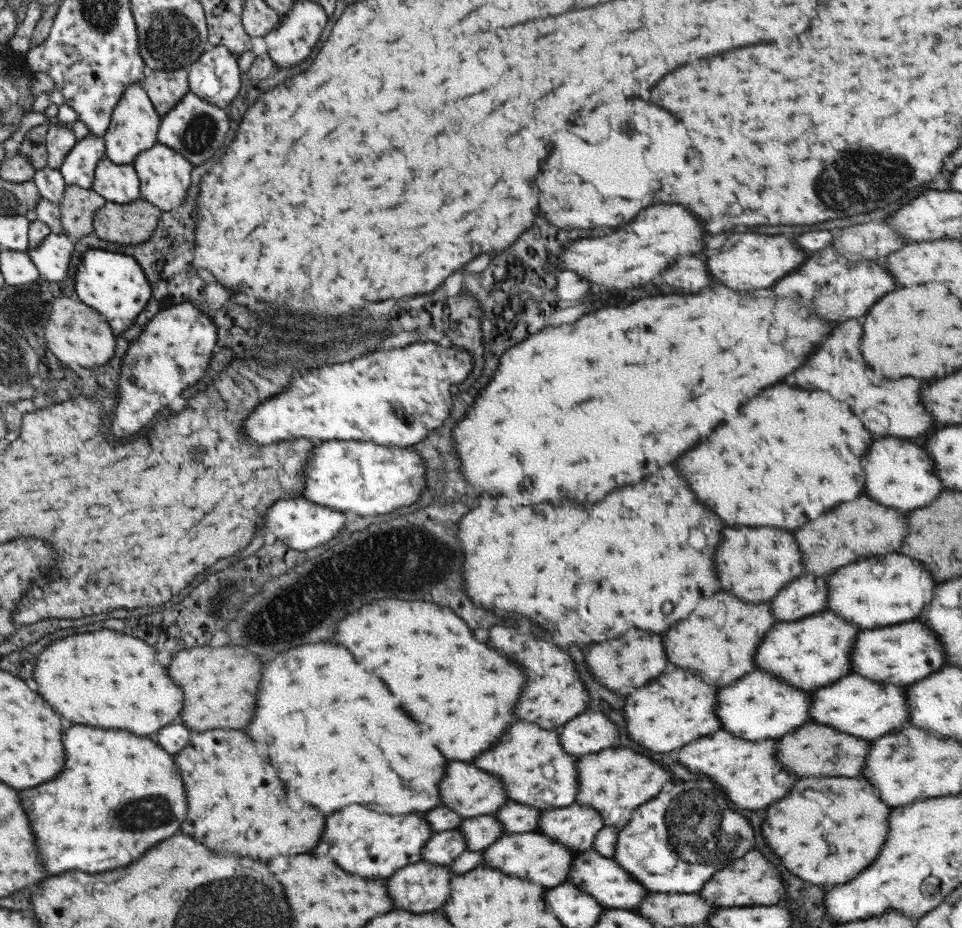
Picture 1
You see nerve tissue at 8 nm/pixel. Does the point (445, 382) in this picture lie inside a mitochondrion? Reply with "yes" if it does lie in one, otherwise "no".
no

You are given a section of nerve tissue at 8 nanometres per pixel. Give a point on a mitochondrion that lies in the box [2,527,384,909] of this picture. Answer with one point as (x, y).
(146, 814)

